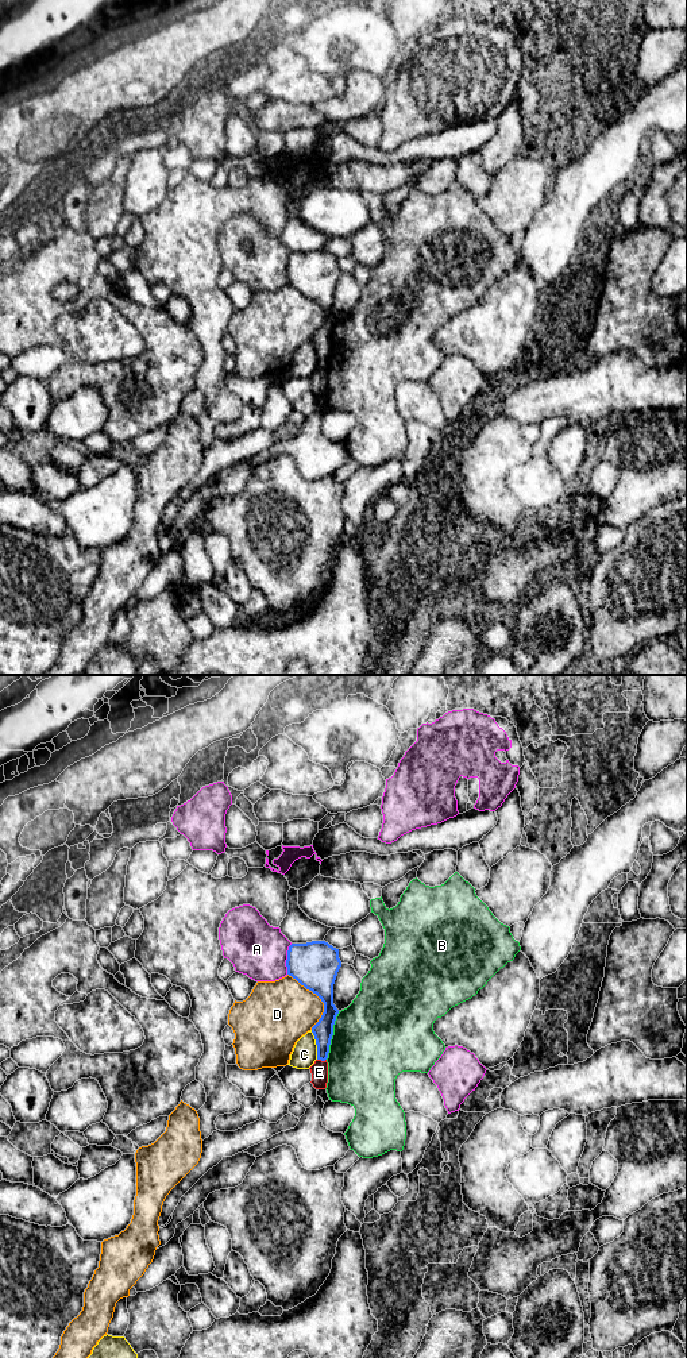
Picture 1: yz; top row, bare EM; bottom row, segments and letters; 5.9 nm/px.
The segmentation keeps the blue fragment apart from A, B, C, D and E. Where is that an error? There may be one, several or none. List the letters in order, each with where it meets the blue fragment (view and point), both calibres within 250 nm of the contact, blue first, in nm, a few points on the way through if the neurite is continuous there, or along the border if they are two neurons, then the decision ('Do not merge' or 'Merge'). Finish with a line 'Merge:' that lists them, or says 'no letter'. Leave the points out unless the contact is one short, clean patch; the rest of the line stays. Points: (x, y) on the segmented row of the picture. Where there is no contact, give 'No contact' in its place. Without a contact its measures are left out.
A: Touches blue at yz (288, 959). Thickness 280 nm (blue) against 320 nm. Do not merge
B: Touches blue at yz (332, 1034). Thickness 120 nm (blue) against 500 nm. Boundary: yz (339, 1011), (334, 1025), (330, 1052), (325, 1058). Do not merge
C: Touches blue at yz (316, 1044). Thickness 120 nm (blue) against 150 nm. Boundary: yz (311, 1030), (315, 1038), (317, 1058). Do not merge
D: Touches blue at yz (319, 996). Thickness 280 nm (blue) against 380 nm. Do not merge
E: Touches blue at yz (321, 1060). Thickness 120 nm (blue) against 100 nm. Boundary: yz (317, 1058), (325, 1060). Do not merge
Merge: no letter

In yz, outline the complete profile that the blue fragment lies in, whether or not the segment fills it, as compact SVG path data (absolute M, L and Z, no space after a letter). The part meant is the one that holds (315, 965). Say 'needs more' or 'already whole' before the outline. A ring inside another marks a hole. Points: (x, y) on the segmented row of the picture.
already whole; M325 941L292 944L287 950L287 975L324 1003L324 1012L312 1027L317 1045L317 1060L325 1061L333 1035L333 1025L339 1010L333 1004L333 984L341 967L339 949Z

